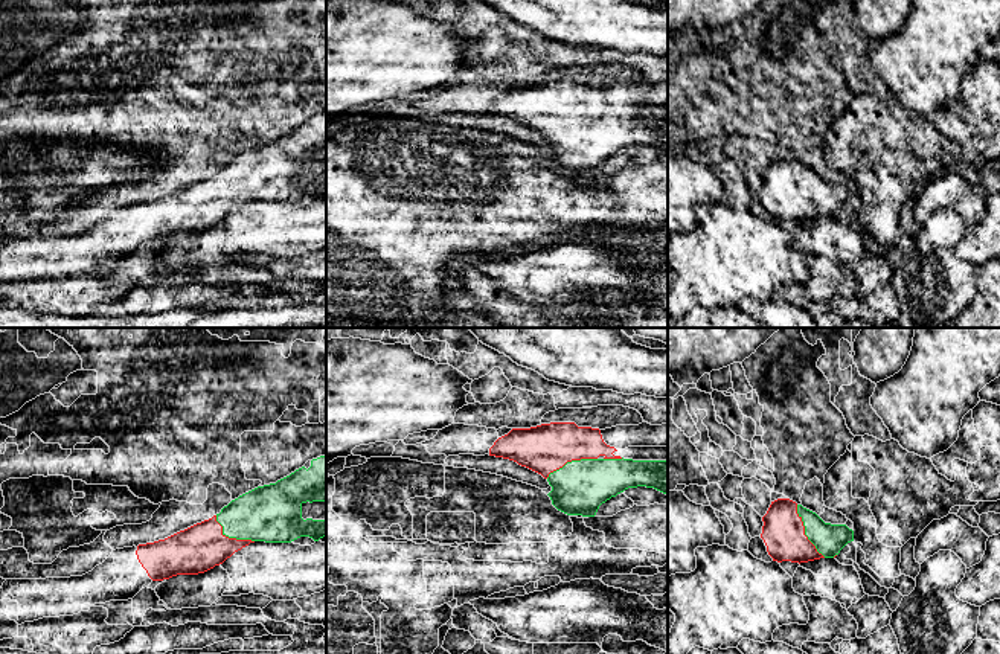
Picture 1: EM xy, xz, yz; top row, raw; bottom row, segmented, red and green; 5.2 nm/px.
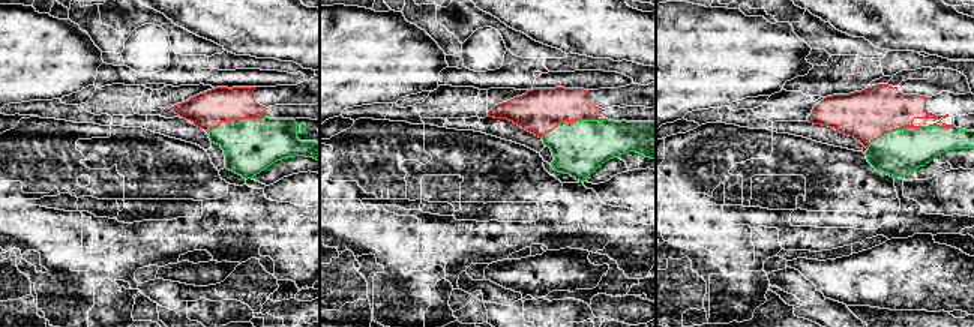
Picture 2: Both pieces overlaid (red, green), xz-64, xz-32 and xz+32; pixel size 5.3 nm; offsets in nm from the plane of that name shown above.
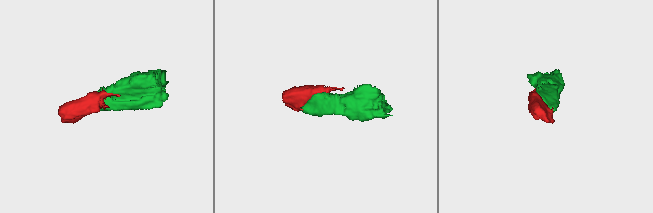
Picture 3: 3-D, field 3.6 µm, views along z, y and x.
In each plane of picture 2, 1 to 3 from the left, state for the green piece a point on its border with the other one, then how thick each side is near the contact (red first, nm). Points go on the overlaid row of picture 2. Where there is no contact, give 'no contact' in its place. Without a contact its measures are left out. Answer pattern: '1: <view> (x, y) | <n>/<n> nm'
1: xz-64 (236, 117) | 190/300 nm
2: xz-32 (572, 120) | 240/300 nm
3: xz+32 (893, 129) | 260/240 nm

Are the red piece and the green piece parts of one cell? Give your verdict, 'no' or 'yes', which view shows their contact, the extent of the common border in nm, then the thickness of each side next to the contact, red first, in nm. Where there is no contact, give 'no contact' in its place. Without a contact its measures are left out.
yes | yz | 320 nm | 220/160 nm

